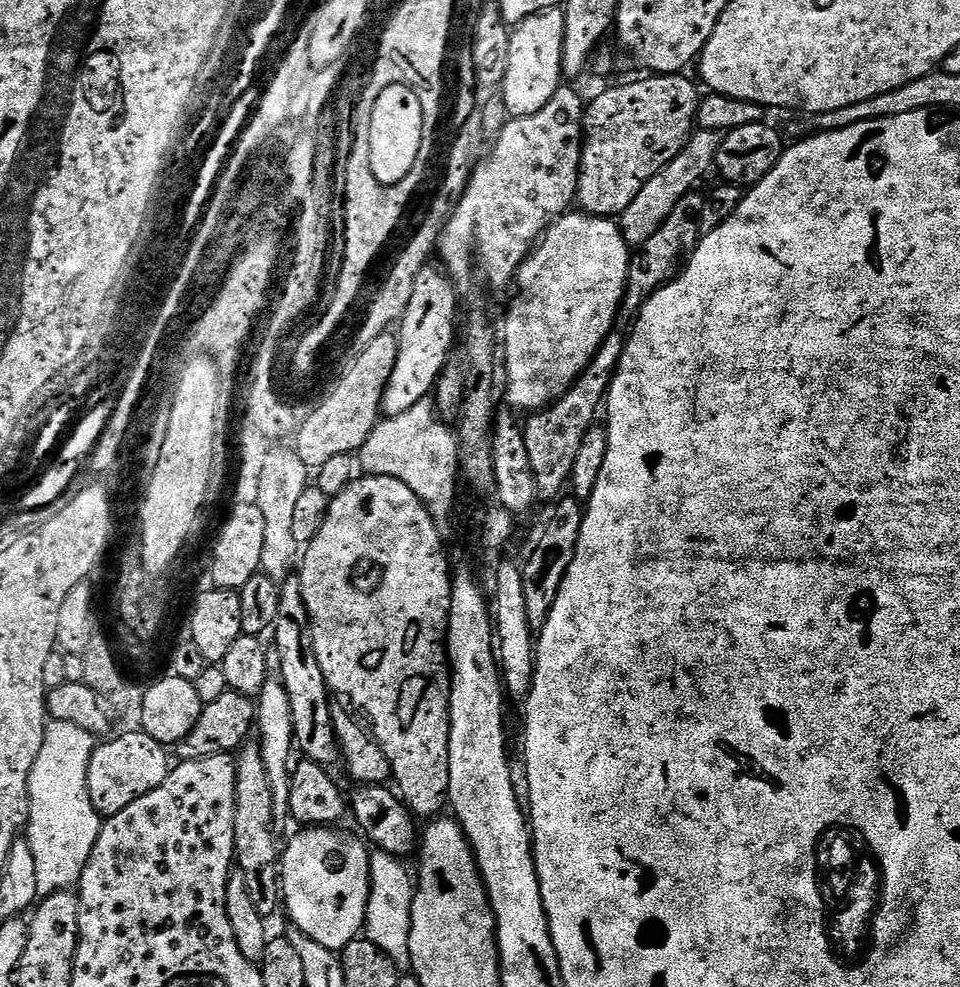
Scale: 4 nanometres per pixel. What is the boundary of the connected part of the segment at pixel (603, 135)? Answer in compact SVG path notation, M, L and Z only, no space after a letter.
M648 74L643 77L645 80L608 88L605 92L598 93L592 101L587 101L584 110L584 149L580 159L580 177L575 199L579 211L605 218L623 216L626 206L630 206L630 202L638 198L638 190L642 190L642 186L646 186L646 182L650 182L650 178L654 178L658 170L674 162L676 155L692 137L702 99L697 81L687 80L686 77L684 74Z

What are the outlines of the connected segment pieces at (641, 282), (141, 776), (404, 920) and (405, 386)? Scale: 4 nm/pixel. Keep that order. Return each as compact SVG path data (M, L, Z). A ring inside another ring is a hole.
M694 190L690 194L686 194L686 198L682 198L682 202L678 202L678 206L674 206L674 210L666 218L666 222L631 257L622 305L622 312L625 317L627 315L629 318L635 317L643 304L659 288L663 288L669 280L673 279L674 273L681 263L680 251L683 250L684 243L687 242L692 228L694 232L694 229L697 227L698 213L702 210L703 201L704 197L699 191ZM676 263L678 263L677 268Z
M141 730L124 732L121 737L121 740L105 739L97 743L86 774L90 802L94 810L104 818L116 816L126 806L130 806L130 802L154 790L166 779L170 771L170 763L168 764L167 758L164 757L165 749L150 734Z
M379 850L371 853L370 894L368 895L368 913L364 915L363 931L367 939L378 946L392 960L397 969L408 970L412 966L410 954L410 926L412 925L412 897L414 895L414 876L404 869L405 861L391 852Z
M425 266L420 273L416 276L416 281L413 286L413 294L410 295L409 304L405 306L402 311L402 315L399 317L398 324L401 324L400 332L398 331L398 358L394 362L394 370L390 374L390 382L384 387L384 402L382 405L382 412L385 417L397 416L398 414L406 414L406 410L410 410L410 406L418 406L418 402L429 399L433 395L434 389L436 387L436 382L440 378L440 373L444 371L445 368L449 367L450 360L448 360L448 355L452 352L452 339L457 339L458 336L458 316L456 320L456 292L452 287L454 287L453 281L449 279L447 275L439 267L432 268L433 266Z

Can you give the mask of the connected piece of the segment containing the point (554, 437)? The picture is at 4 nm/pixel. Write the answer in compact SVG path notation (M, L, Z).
M613 330L602 342L602 346L596 351L583 374L576 379L576 385L547 410L529 415L525 419L528 421L523 421L526 454L530 458L530 470L534 470L536 494L541 501L555 501L561 495L559 492L563 488L565 490L569 483L583 436L597 423L596 411L599 408L601 411L605 403L608 388L612 384L612 379L616 377L616 367L620 364L625 343L625 333Z

